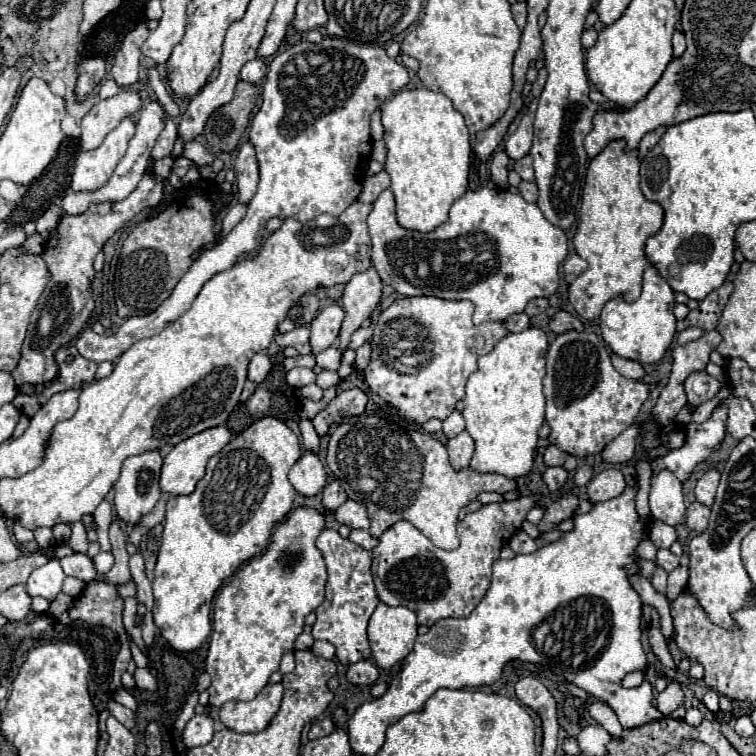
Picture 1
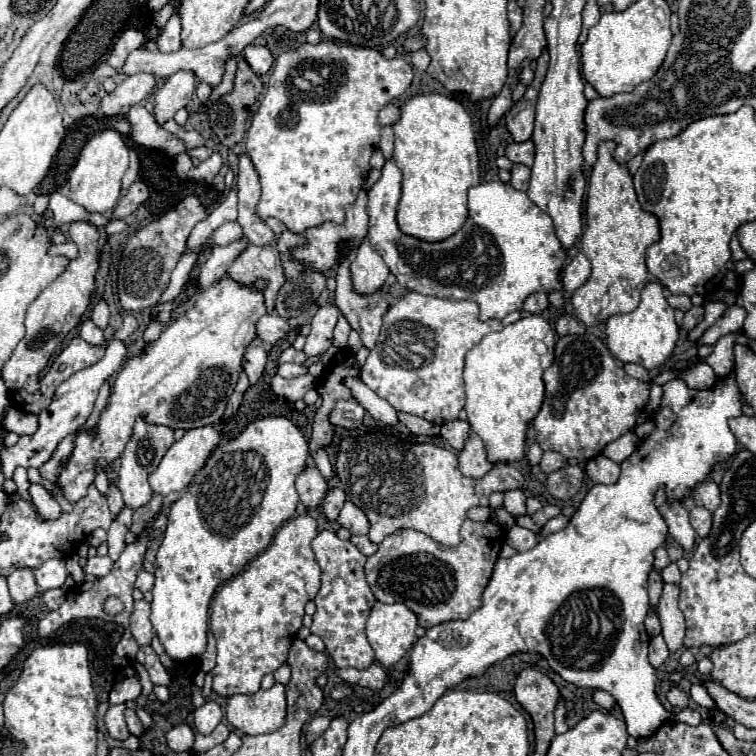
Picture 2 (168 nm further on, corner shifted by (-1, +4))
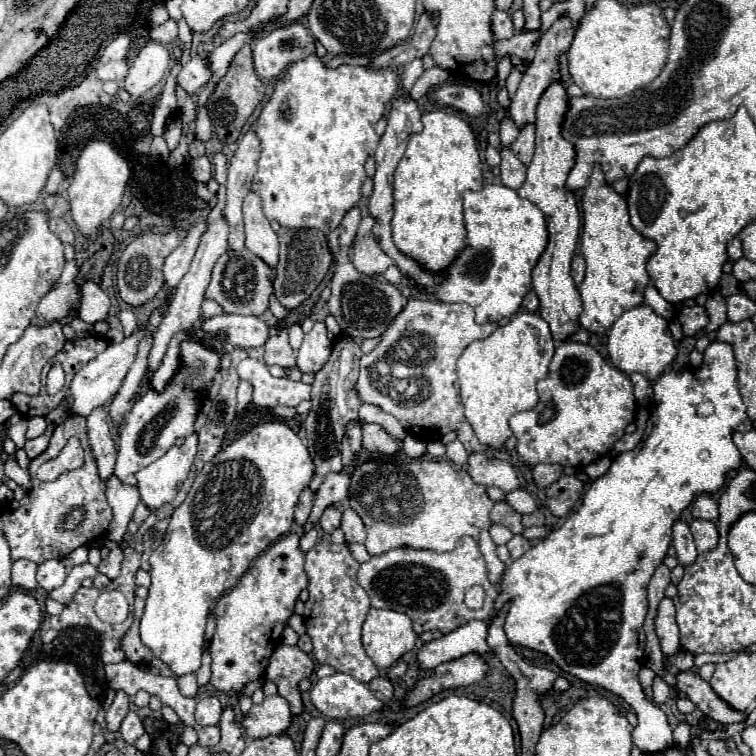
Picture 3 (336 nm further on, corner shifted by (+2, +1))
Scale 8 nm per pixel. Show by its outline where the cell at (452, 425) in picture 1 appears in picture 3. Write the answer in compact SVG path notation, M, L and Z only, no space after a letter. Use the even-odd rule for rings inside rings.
M454 440L450 444L446 444L446 456L454 462L454 464L466 464L468 460L468 452L464 450L460 440Z

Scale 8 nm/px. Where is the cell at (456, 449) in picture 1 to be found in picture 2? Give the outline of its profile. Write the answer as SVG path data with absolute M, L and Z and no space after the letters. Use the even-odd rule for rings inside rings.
M469 435L463 451L459 453L459 469L461 469L461 473L465 477L479 479L479 477L487 475L491 471L491 467L495 467L495 465L487 461L487 451L485 451L483 439L479 439L477 435Z

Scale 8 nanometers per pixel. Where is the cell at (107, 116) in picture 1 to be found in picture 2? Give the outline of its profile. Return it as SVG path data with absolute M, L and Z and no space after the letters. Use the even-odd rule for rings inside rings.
M137 73L137 75L125 77L125 81L119 83L113 93L103 97L101 111L107 117L125 113L133 103L141 103L153 91L155 83L157 83L157 77L151 73Z

